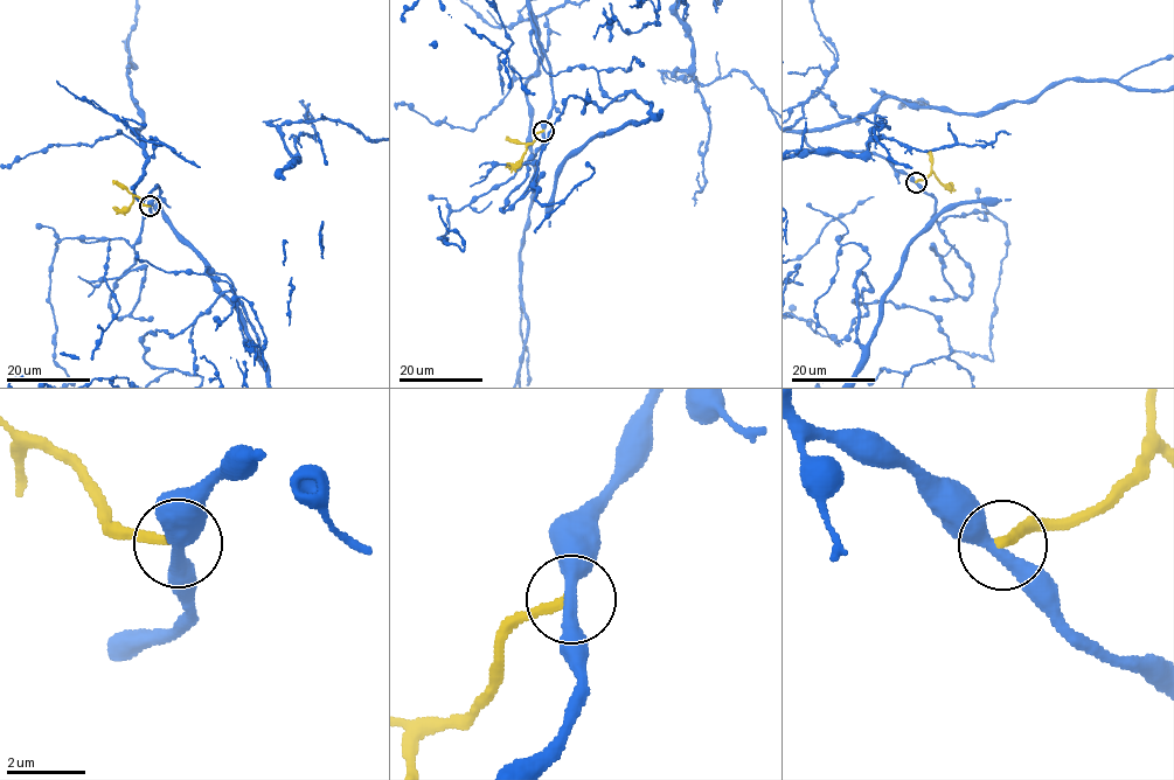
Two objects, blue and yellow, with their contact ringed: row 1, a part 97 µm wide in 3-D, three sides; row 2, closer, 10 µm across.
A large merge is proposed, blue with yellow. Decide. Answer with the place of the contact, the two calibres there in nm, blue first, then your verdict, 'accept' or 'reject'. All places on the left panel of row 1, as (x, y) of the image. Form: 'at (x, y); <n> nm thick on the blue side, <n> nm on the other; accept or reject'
at (150, 206); 380 nm thick on the blue side, 240 nm on the other; reject

